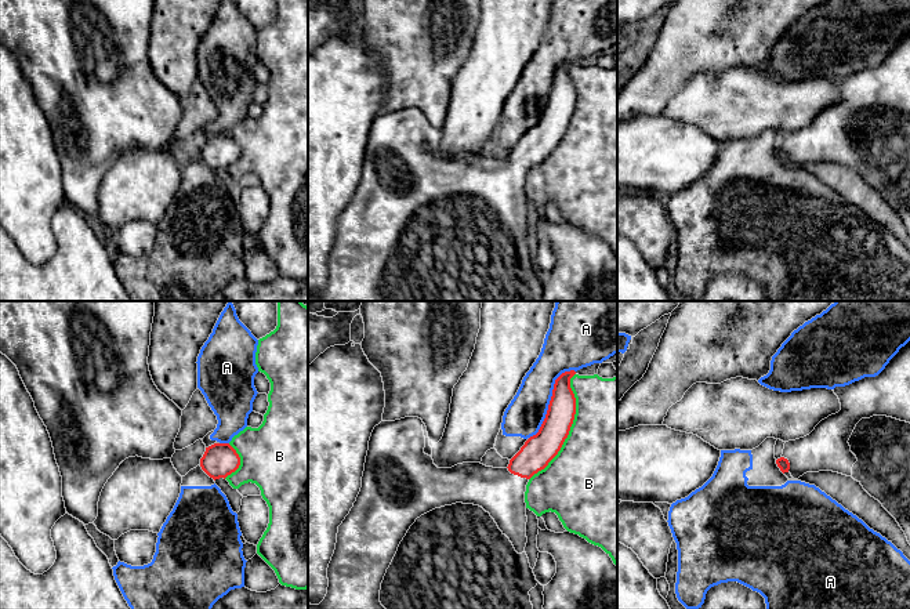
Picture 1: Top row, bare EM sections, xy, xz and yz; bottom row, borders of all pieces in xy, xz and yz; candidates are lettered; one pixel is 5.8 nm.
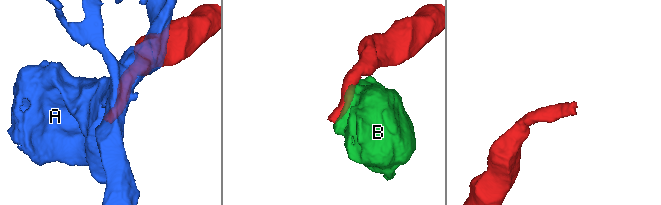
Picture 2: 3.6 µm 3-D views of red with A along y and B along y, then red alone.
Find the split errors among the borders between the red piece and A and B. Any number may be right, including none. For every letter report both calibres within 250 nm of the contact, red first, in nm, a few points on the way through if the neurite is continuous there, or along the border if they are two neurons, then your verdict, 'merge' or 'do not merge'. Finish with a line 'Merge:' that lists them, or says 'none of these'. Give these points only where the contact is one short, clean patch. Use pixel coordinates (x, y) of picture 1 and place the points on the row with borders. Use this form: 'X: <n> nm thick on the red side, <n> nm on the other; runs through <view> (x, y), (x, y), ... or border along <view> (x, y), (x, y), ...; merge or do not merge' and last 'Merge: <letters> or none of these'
A: 170 nm thick on the red side, 220 nm on the other; do not merge
B: 180 nm thick on the red side, 500 nm on the other; do not merge
Merge: none of these

